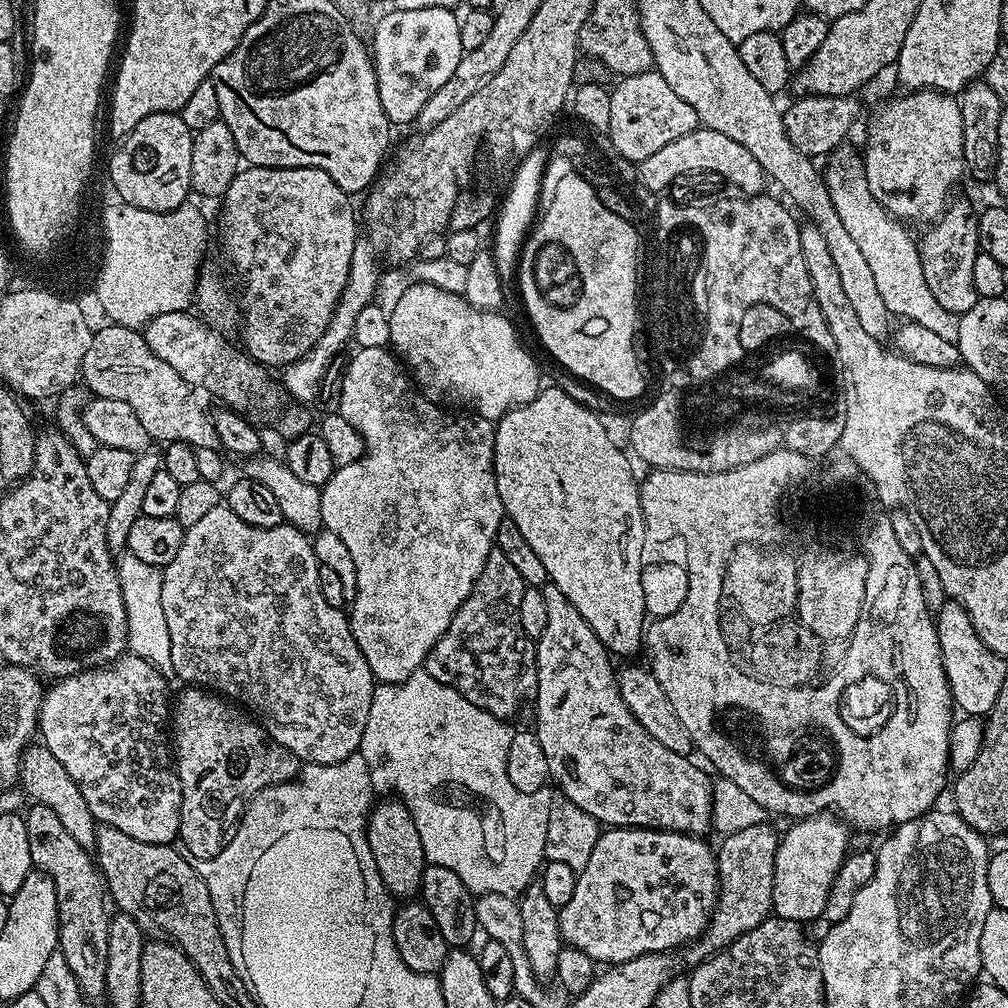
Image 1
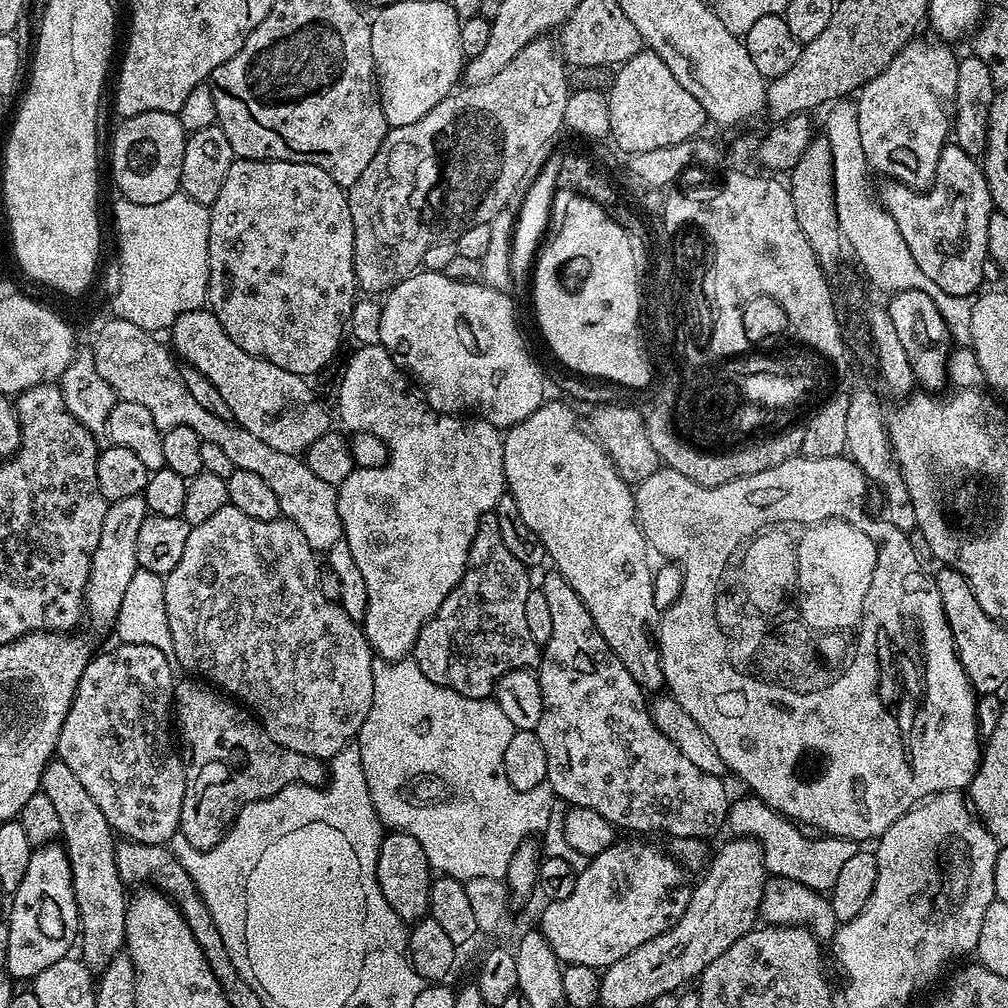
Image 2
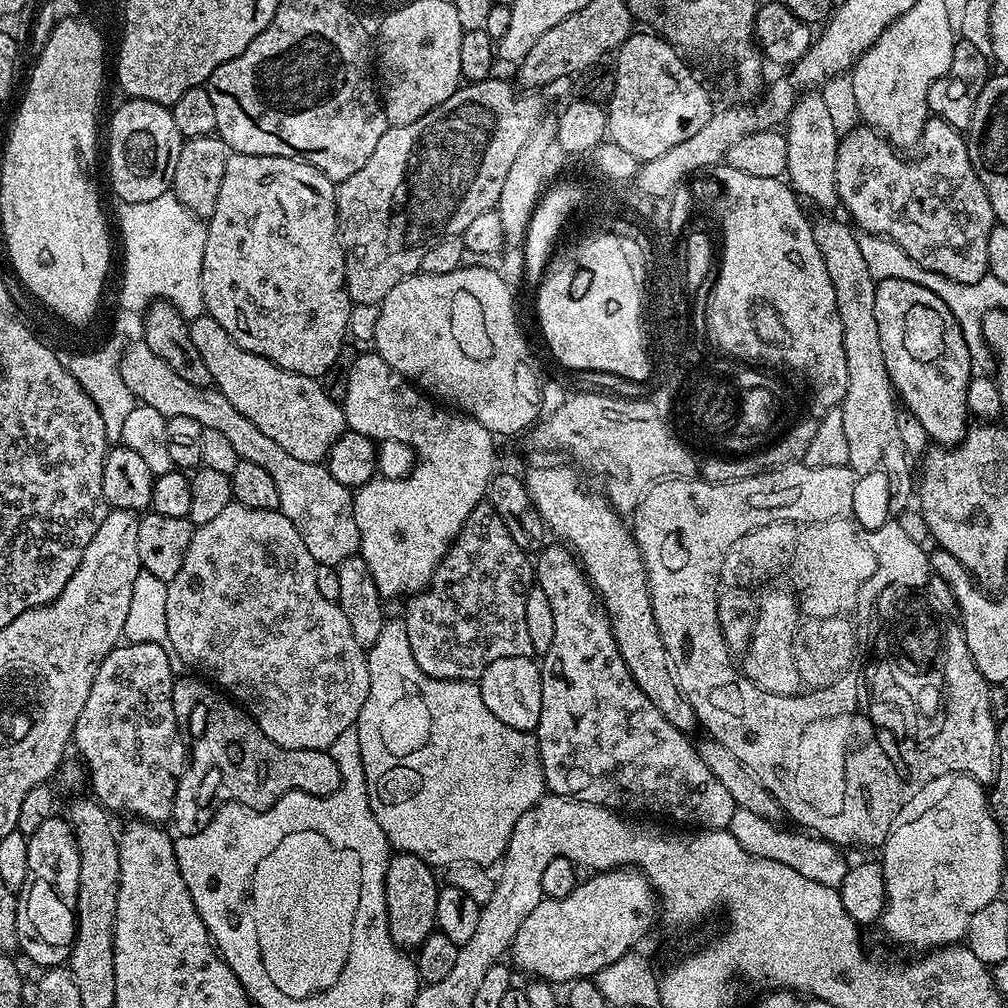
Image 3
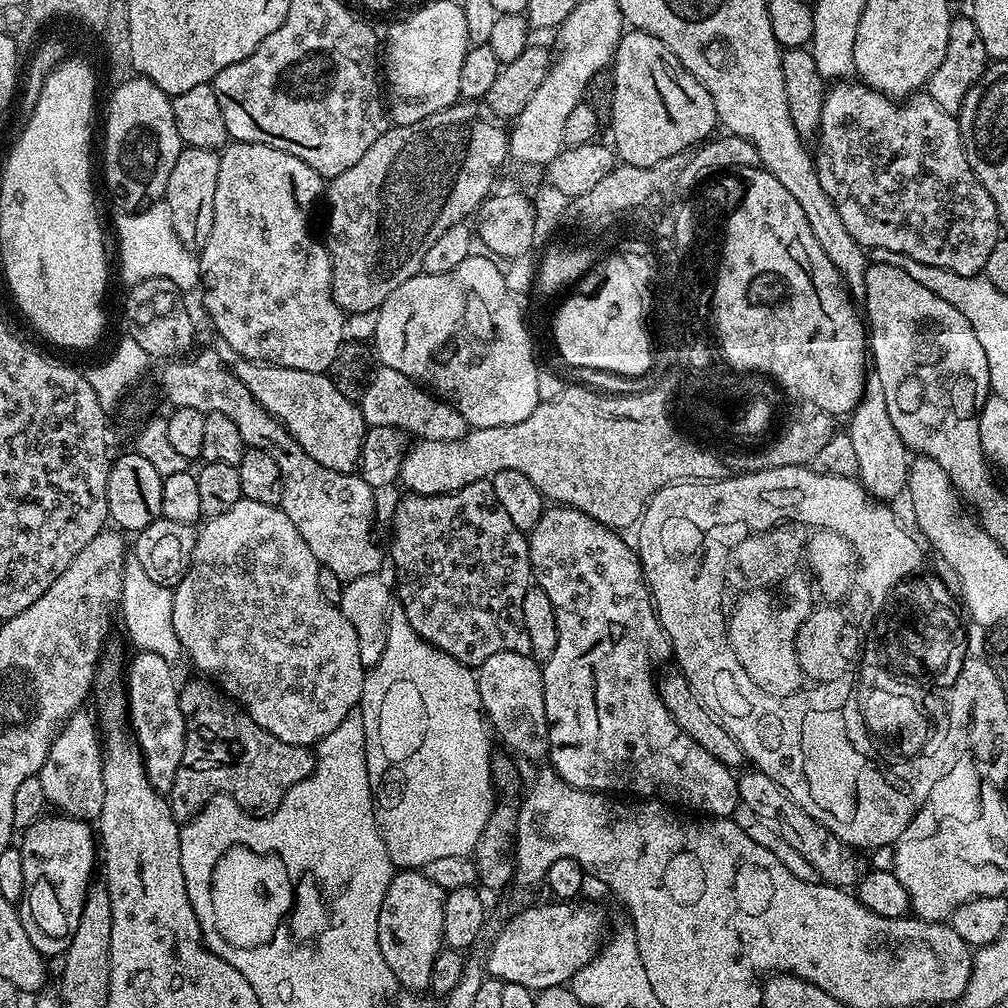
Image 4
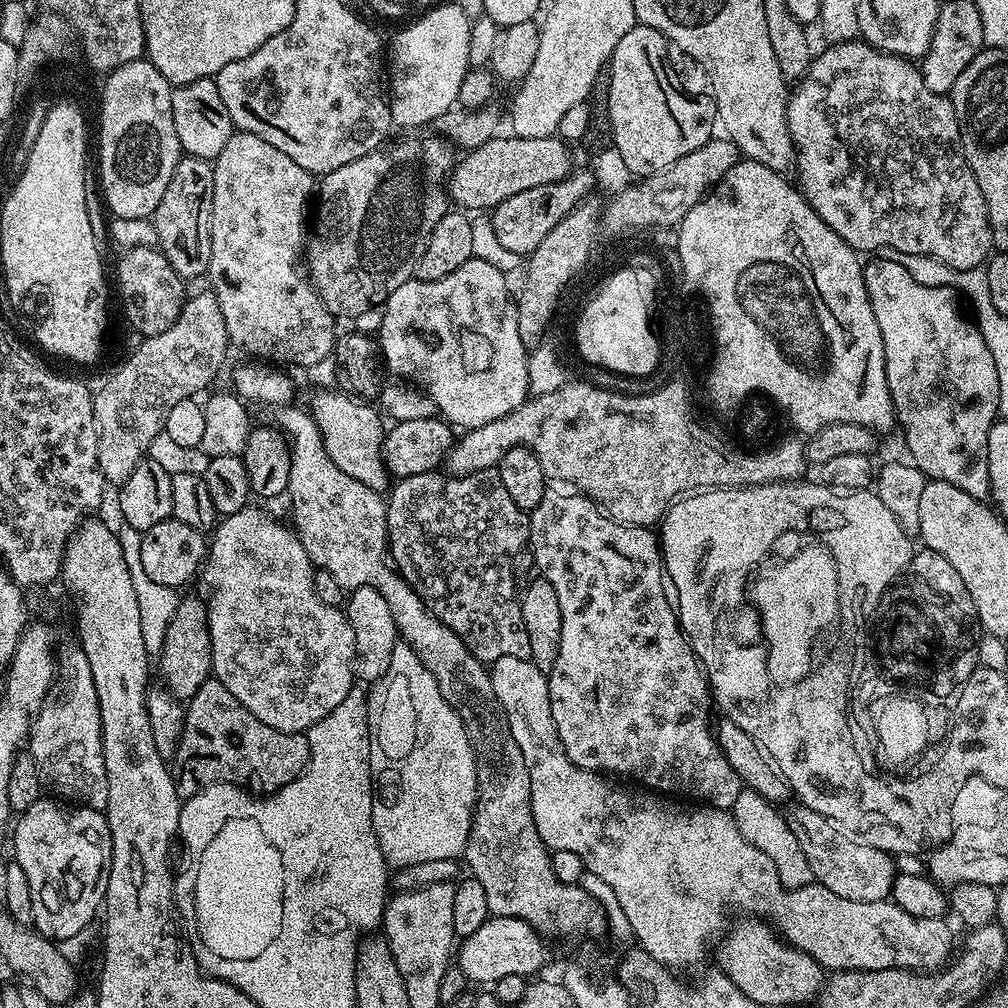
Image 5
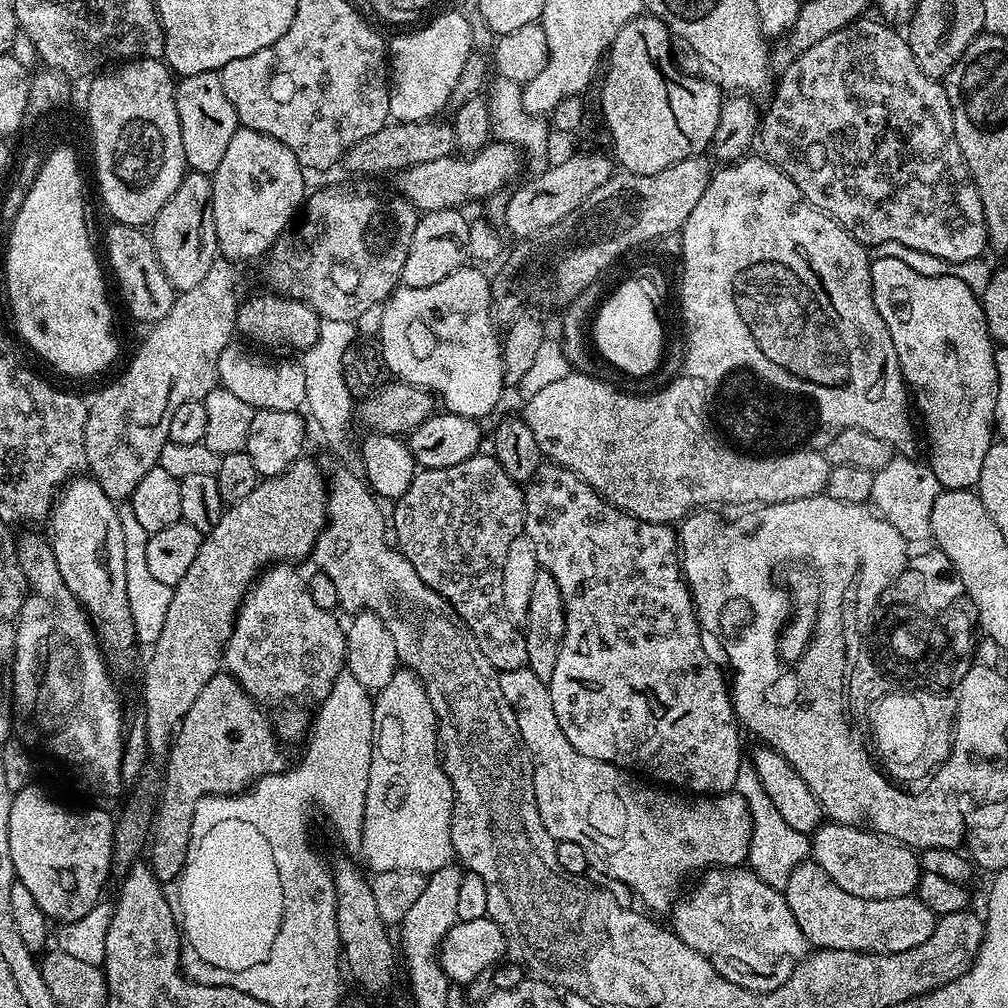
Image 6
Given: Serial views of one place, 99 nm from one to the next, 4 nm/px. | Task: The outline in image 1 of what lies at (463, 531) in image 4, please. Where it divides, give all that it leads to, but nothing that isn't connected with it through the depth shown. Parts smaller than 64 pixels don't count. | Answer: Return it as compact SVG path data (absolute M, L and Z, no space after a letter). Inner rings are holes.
M493 550L474 590L462 602L423 666L423 671L438 678L438 682L458 690L462 698L503 721L536 690L536 641L522 630L522 618L518 618L525 587L522 574L514 570L506 554Z

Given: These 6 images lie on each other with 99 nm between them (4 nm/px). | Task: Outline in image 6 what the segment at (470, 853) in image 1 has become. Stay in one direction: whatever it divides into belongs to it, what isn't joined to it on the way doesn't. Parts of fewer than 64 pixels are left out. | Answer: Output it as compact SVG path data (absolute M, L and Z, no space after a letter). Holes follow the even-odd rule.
M401 667L386 682L382 691L374 696L374 734L372 735L372 761L370 762L370 782L366 786L366 810L362 822L362 842L358 849L359 855L364 855L366 863L372 867L373 873L385 872L386 870L418 870L425 874L431 874L453 863L454 853L452 851L452 839L450 838L450 826L452 825L452 807L454 806L454 790L448 775L444 773L444 765L440 763L438 741L436 739L436 715L434 706L430 706L430 698L422 686L422 682L412 671Z

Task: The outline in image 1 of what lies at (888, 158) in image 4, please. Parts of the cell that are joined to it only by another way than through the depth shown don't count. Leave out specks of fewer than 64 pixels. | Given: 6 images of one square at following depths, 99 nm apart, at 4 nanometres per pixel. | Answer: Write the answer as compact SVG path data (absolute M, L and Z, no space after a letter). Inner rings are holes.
M953 199L935 221L927 229L924 237L919 237L920 261L922 274L926 274L926 286L930 286L930 294L938 298L941 306L957 314L963 314L974 306L977 300L974 290L974 258L978 258L980 239L978 238L977 213L964 200Z

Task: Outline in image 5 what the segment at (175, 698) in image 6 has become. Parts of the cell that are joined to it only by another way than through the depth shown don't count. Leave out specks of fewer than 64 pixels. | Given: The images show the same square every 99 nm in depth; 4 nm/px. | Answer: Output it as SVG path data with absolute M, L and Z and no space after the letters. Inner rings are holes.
M181 599L174 610L170 630L166 630L166 642L158 653L160 676L163 687L167 688L177 700L187 702L193 694L212 676L212 647L208 633L208 609L205 601Z

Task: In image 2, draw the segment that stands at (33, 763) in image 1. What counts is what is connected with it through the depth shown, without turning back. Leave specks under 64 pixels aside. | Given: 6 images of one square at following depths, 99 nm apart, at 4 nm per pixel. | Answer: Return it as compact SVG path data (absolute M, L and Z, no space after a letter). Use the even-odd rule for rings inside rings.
M53 758L42 774L40 791L50 798L54 810L58 810L62 847L72 871L72 885L76 891L76 905L80 915L78 956L93 974L104 972L110 962L124 948L126 930L126 885L121 882L116 865L117 833L113 832L106 814L98 810L94 798L86 794L82 782L70 771L70 766L59 758Z

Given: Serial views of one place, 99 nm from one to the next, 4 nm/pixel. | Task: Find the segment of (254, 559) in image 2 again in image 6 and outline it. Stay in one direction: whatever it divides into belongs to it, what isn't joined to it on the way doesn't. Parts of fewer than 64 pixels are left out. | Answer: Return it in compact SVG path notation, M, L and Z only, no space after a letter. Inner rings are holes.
M285 562L260 573L240 603L236 625L224 648L223 667L228 675L261 706L322 701L330 694L334 678L346 668L345 625L336 621L336 612L322 610L310 598L307 579L296 568Z

